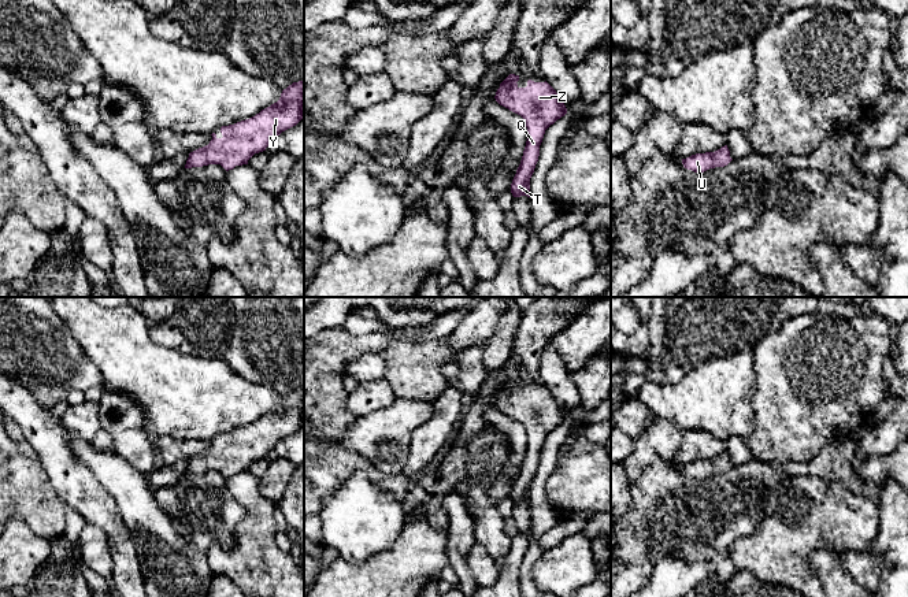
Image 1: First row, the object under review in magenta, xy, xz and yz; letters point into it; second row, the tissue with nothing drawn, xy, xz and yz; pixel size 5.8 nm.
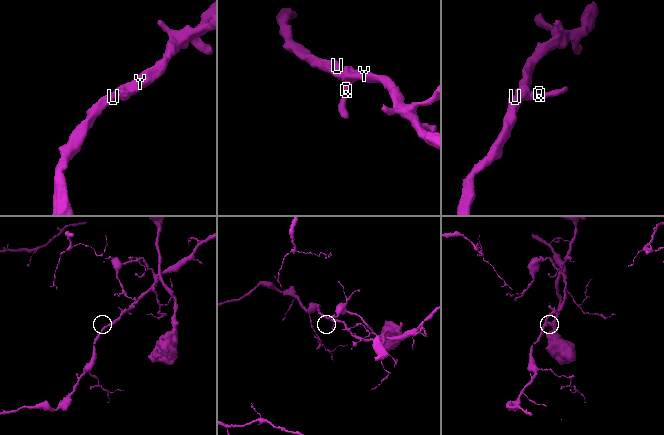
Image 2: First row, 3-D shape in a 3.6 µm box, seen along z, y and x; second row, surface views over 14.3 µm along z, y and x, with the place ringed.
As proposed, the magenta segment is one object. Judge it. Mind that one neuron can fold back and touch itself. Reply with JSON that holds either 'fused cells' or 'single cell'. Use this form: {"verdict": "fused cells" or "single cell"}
{"verdict": "single cell"}

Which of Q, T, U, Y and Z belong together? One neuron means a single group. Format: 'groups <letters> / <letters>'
groups Q T U Y Z

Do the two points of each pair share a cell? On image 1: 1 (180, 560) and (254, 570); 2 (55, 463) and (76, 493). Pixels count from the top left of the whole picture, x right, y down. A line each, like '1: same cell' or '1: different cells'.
1: different cells
2: same cell

